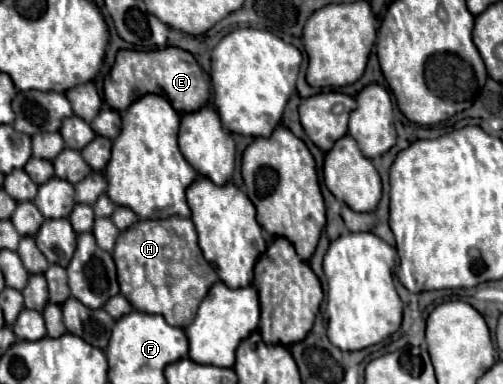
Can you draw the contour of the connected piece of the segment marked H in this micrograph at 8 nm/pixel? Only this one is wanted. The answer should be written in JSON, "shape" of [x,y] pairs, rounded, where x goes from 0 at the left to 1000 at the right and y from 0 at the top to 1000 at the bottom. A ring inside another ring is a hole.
{"shape":[[[340,563],[328,573],[276,573],[237,609],[225,677],[233,688],[241,766],[264,802],[320,818],[332,844],[352,854],[372,854],[384,839],[400,781],[431,734],[431,708],[408,682],[392,635],[392,599],[376,568]]]}

